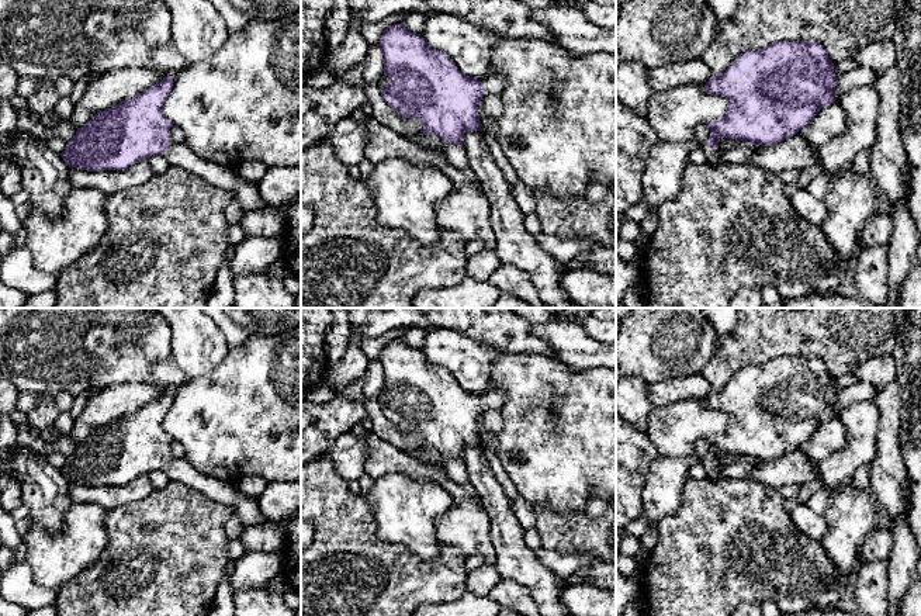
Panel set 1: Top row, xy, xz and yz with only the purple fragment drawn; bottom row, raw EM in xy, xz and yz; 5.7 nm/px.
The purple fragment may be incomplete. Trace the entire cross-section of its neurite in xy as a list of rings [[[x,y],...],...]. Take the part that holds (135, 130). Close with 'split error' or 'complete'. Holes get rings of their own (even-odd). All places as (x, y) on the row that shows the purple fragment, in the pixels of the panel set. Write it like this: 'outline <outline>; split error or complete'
outline [[[167,76],[139,96],[97,113],[66,142],[60,156],[69,167],[101,172],[165,155],[170,165],[228,190],[245,210],[273,208],[260,197],[257,184],[242,179],[235,166],[204,160],[186,143],[172,142],[173,124],[162,113],[172,89],[173,76]]]; split error

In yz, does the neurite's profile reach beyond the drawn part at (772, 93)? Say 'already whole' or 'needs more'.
needs more

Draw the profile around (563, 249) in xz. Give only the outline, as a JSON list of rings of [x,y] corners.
[[[543,232],[534,236],[537,245],[551,255],[562,267],[584,250],[599,248],[600,245],[585,238],[548,236]]]

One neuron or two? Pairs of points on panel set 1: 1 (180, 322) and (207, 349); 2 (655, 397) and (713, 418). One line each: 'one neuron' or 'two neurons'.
1: one neuron
2: two neurons

